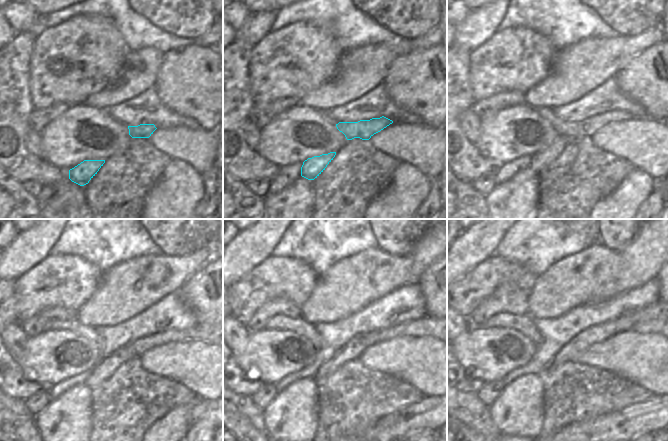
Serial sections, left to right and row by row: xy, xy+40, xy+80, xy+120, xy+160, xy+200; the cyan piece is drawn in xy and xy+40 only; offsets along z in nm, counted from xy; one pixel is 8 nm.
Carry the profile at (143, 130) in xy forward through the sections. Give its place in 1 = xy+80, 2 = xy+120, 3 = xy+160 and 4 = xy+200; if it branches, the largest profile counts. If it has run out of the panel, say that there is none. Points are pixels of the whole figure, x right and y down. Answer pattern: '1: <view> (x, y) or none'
1: xy+80 (567, 131)
2: xy+120 (104, 370)
3: xy+160 (426, 326)
4: xy+200 (649, 320)

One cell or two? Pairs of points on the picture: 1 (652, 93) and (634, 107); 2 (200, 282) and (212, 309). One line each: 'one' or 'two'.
1: two
2: one

